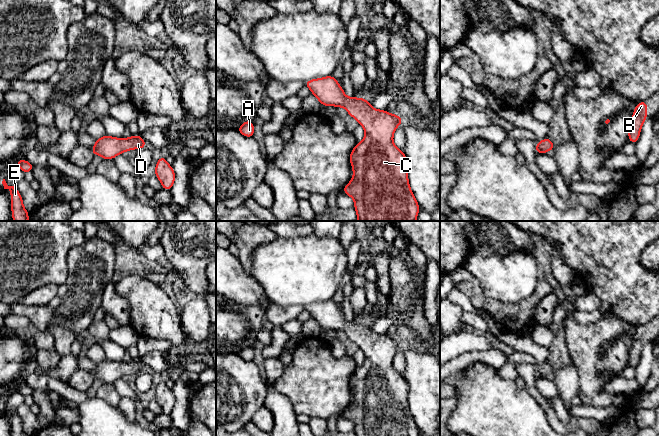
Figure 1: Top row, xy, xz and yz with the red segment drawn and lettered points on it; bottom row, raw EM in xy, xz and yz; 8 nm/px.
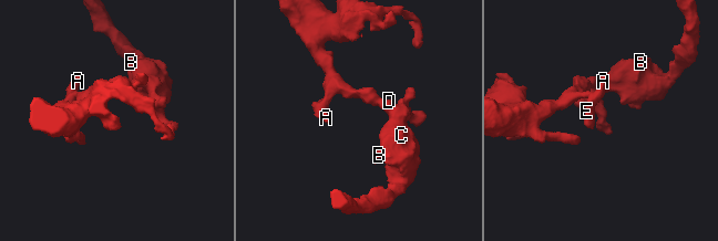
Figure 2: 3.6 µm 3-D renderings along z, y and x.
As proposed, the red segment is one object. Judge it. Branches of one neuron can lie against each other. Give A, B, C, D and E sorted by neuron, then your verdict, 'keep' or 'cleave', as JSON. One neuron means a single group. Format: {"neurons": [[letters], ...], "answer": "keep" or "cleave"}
{"neurons": [["A", "B", "C", "D", "E"]], "answer": "keep"}

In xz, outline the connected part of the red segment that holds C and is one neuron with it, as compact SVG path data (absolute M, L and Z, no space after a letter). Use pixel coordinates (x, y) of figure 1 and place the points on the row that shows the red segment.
M332 76L304 82L323 106L344 107L365 130L363 140L350 153L353 168L352 180L343 188L354 199L357 221L416 221L420 211L408 181L409 161L403 150L393 143L396 128L403 123L397 114L373 108L368 99L346 97L343 88Z

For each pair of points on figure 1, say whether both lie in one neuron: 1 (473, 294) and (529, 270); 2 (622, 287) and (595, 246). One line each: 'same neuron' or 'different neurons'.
1: different neurons
2: same neuron

